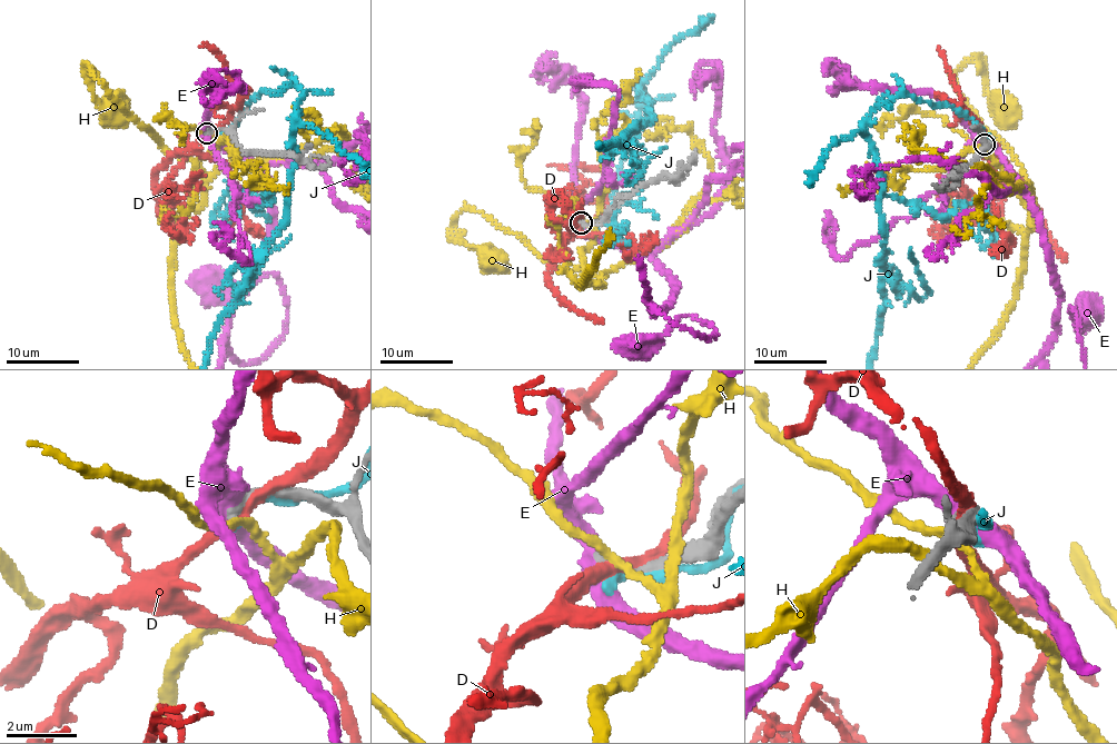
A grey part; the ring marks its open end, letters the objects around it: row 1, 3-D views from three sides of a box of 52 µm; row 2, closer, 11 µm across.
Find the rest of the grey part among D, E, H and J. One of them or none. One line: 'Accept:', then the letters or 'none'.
Accept: none

